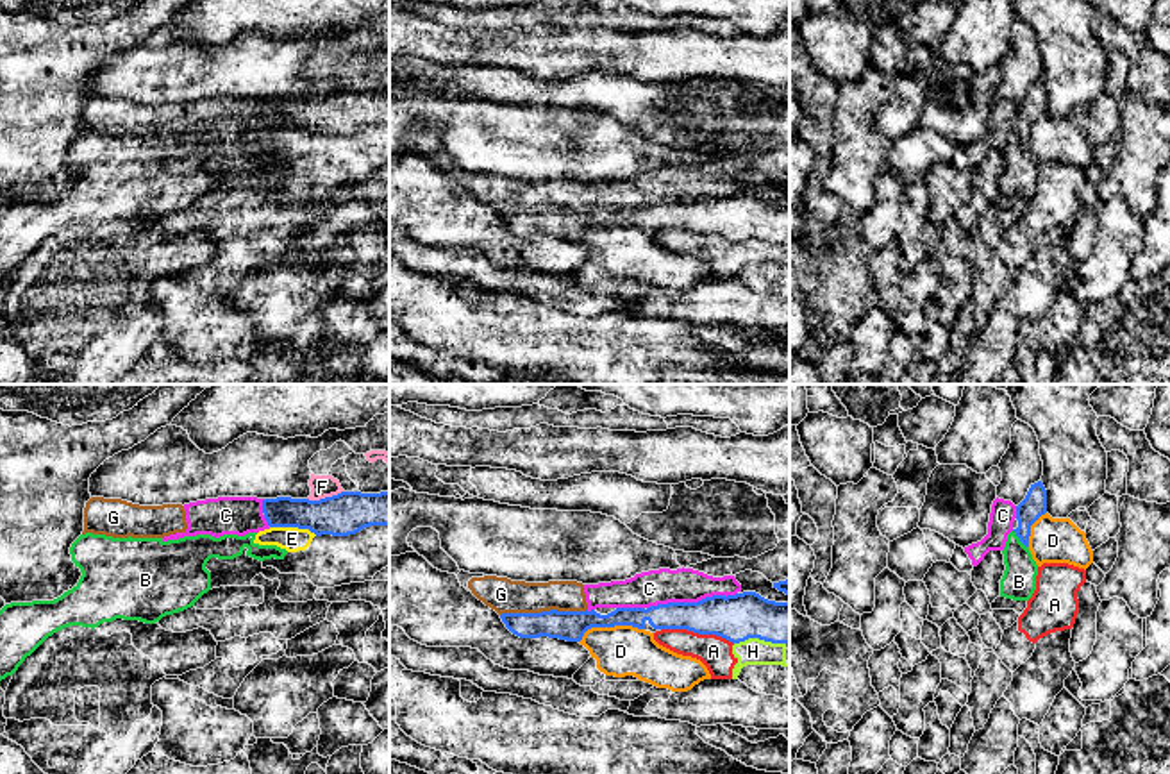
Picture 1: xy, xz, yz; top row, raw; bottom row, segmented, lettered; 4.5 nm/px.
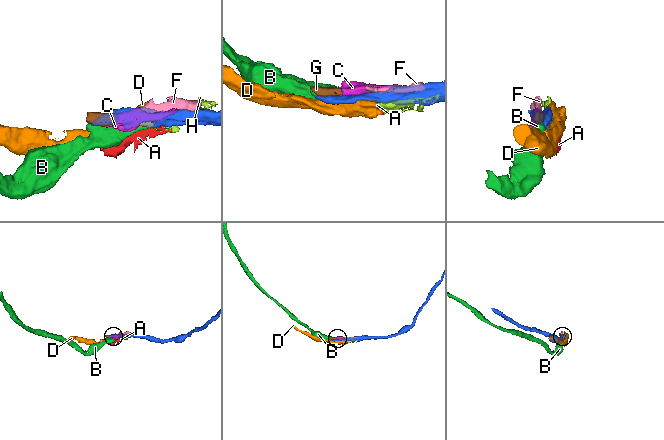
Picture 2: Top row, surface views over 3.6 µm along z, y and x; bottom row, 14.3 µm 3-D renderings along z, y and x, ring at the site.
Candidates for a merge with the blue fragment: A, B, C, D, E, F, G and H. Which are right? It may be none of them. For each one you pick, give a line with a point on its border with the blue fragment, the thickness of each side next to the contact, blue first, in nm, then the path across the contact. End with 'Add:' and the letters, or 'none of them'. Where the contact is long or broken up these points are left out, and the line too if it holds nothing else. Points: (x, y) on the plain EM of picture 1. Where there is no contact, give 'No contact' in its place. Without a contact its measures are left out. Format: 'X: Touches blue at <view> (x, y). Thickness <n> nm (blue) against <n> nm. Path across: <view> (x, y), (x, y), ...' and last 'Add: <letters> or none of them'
B: Touches blue at yz (1019, 136). Thickness 110 nm (blue) against 160 nm
Add: B

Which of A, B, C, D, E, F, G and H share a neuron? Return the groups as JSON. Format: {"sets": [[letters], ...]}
{"sets": [["A", "H"], ["B"], ["C", "F", "G"], ["D"], ["E"]]}

